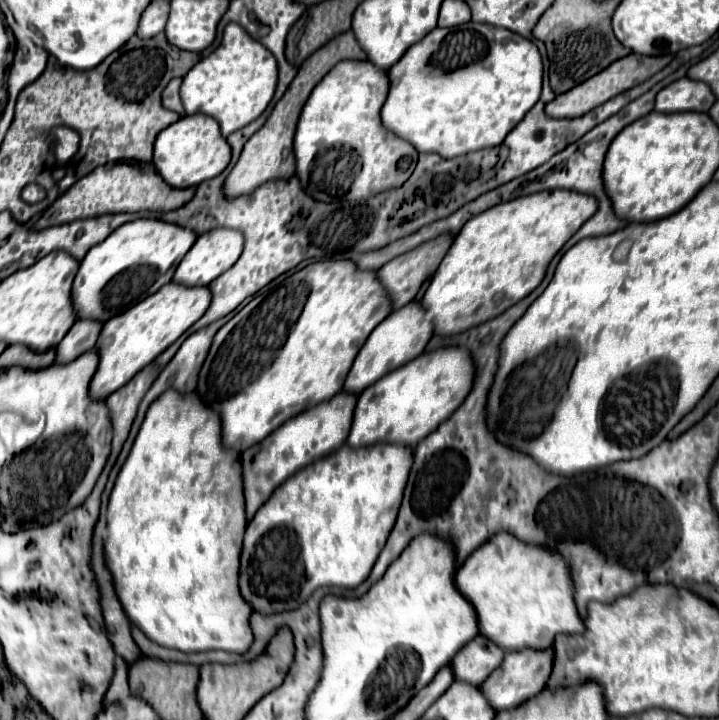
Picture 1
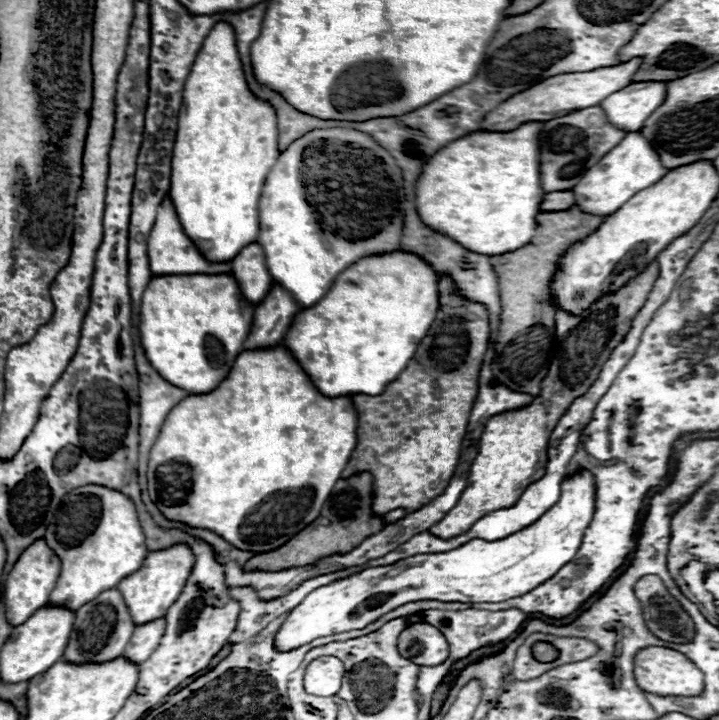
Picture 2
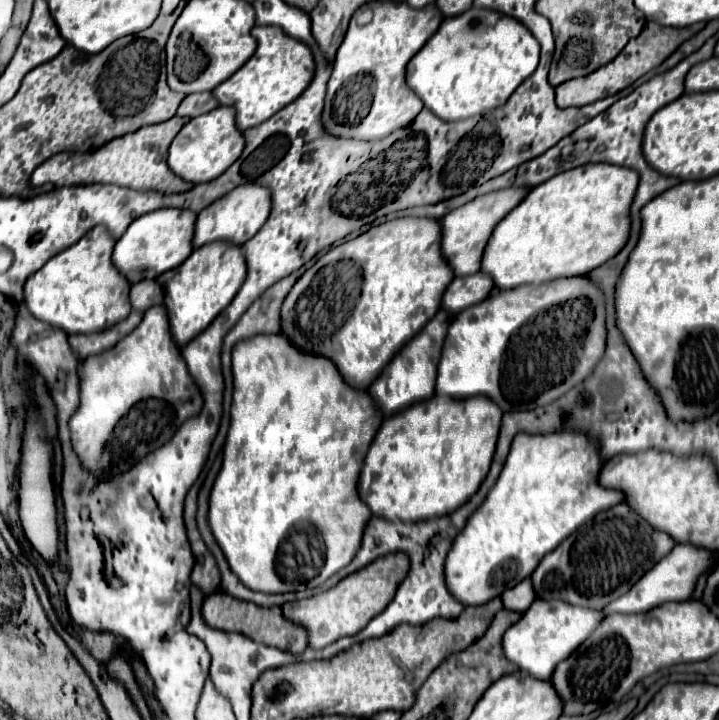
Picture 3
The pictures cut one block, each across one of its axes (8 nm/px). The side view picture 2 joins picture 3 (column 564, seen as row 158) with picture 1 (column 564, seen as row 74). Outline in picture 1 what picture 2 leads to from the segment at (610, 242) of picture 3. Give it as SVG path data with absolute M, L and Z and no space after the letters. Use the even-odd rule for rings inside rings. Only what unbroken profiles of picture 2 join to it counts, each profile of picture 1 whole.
M546 190L530 196L522 196L510 202L502 202L498 206L488 208L486 212L470 218L462 230L458 232L454 244L448 254L440 262L424 298L424 310L438 310L434 316L434 332L436 334L460 334L468 328L484 324L522 298L526 298L538 284L544 280L550 260L558 254L558 250L578 232L578 228L596 212L598 200L588 194L580 194L574 190Z

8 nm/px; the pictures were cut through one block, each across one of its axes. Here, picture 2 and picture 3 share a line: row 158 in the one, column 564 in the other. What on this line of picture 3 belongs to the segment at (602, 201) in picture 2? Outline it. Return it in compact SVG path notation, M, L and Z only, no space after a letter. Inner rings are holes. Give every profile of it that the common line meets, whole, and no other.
M534 600L534 604L524 612L524 616L506 630L504 634L504 654L518 668L528 670L538 680L548 680L552 670L560 660L566 660L604 620L600 610L580 608L574 604L564 604L564 600Z

